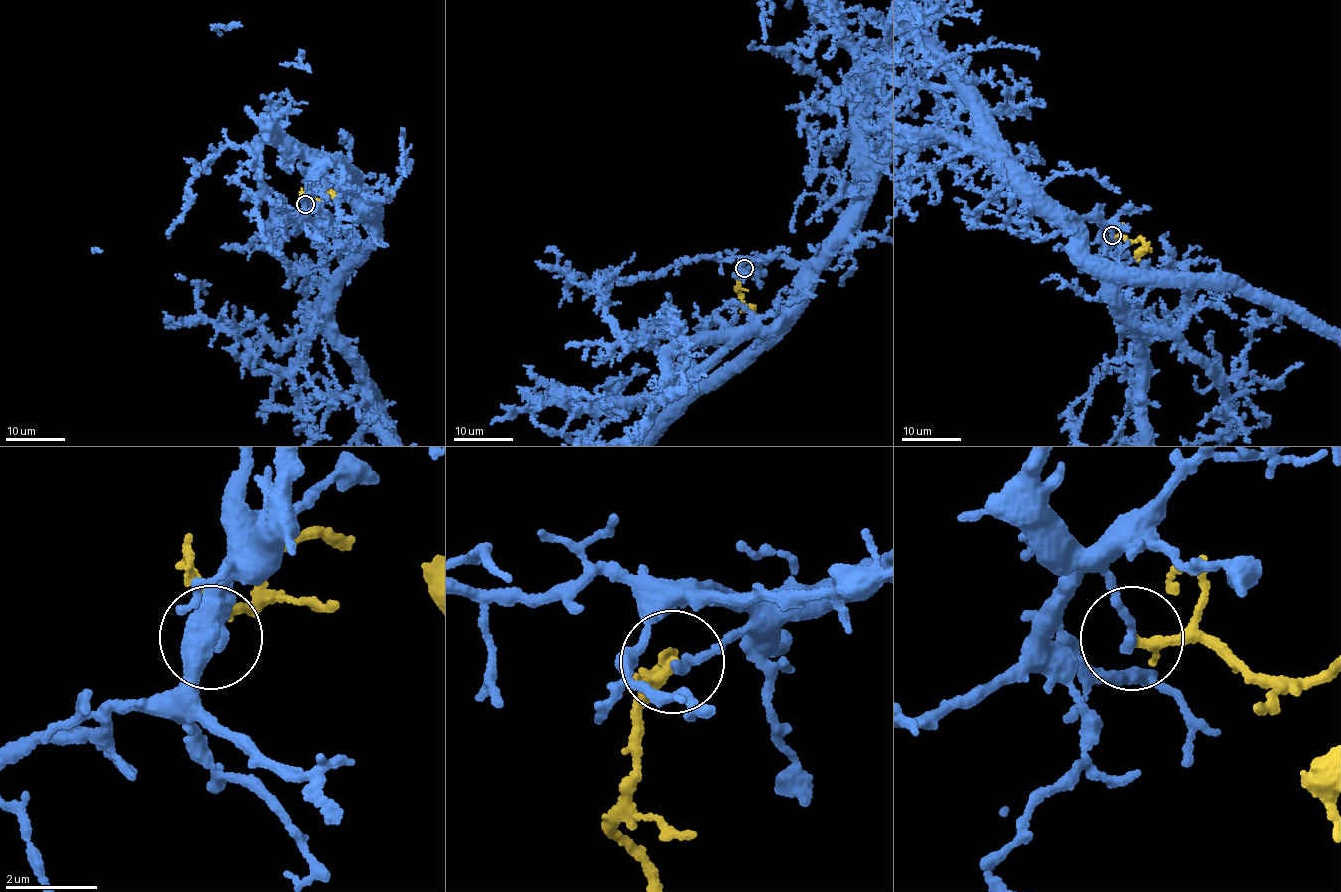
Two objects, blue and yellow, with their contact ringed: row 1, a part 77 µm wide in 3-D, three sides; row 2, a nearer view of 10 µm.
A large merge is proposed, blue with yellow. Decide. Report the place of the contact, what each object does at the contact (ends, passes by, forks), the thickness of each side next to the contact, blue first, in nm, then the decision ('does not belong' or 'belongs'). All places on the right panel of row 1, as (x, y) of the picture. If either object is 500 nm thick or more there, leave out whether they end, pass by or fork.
place (1112, 235); blue ends; yellow ends; calibres 240 and 240 nm; does not belong

